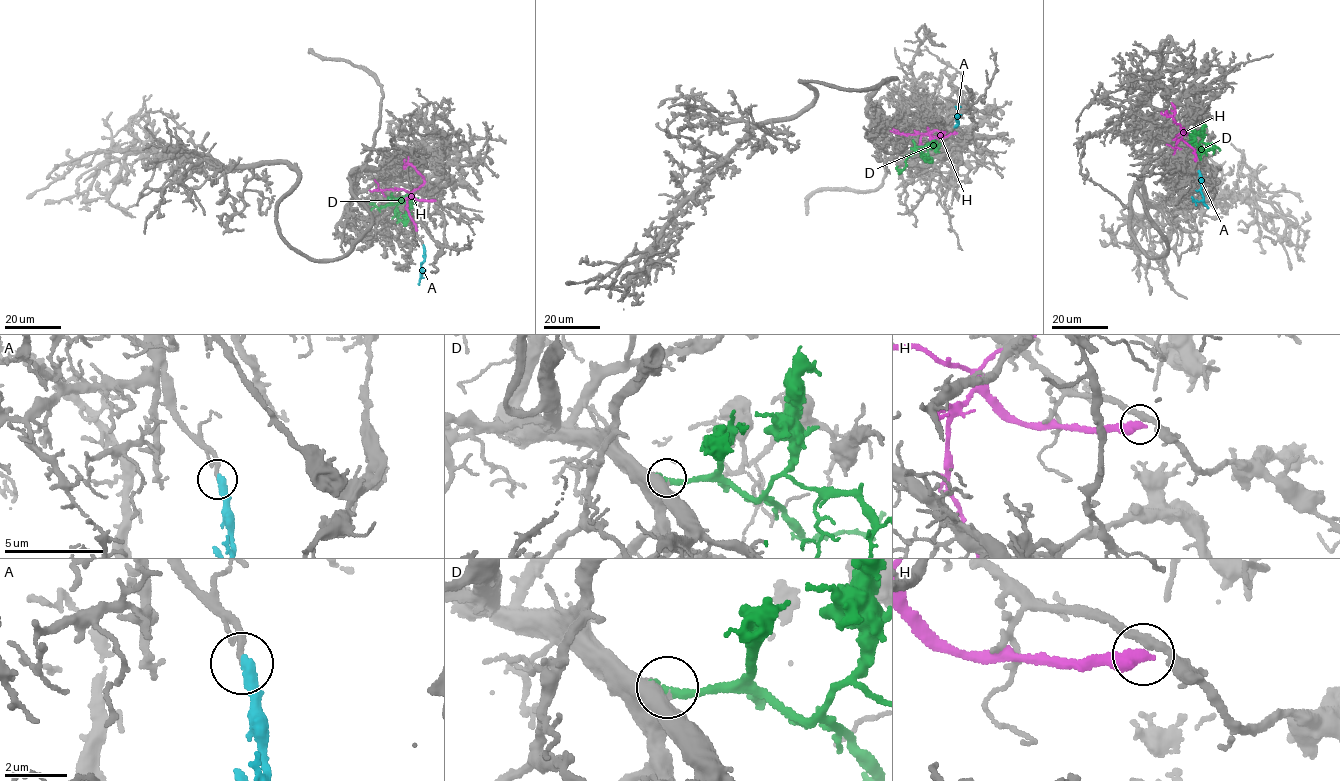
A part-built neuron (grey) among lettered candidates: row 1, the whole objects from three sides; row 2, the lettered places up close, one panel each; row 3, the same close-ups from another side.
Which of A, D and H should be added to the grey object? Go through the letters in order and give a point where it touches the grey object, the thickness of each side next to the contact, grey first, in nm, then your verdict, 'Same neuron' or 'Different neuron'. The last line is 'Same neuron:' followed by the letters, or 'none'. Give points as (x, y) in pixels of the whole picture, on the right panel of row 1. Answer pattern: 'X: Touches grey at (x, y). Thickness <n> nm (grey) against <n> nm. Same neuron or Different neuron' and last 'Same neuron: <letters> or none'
A: Touches grey at (1199, 171). Thickness 200 nm (grey) against 360 nm. Same neuron
D: Touches grey at (1184, 142). Thickness 500 nm (grey) against 260 nm. Same neuron
H: Touches grey at (1183, 128). Thickness 280 nm (grey) against 480 nm. Different neuron
Same neuron: A, D

